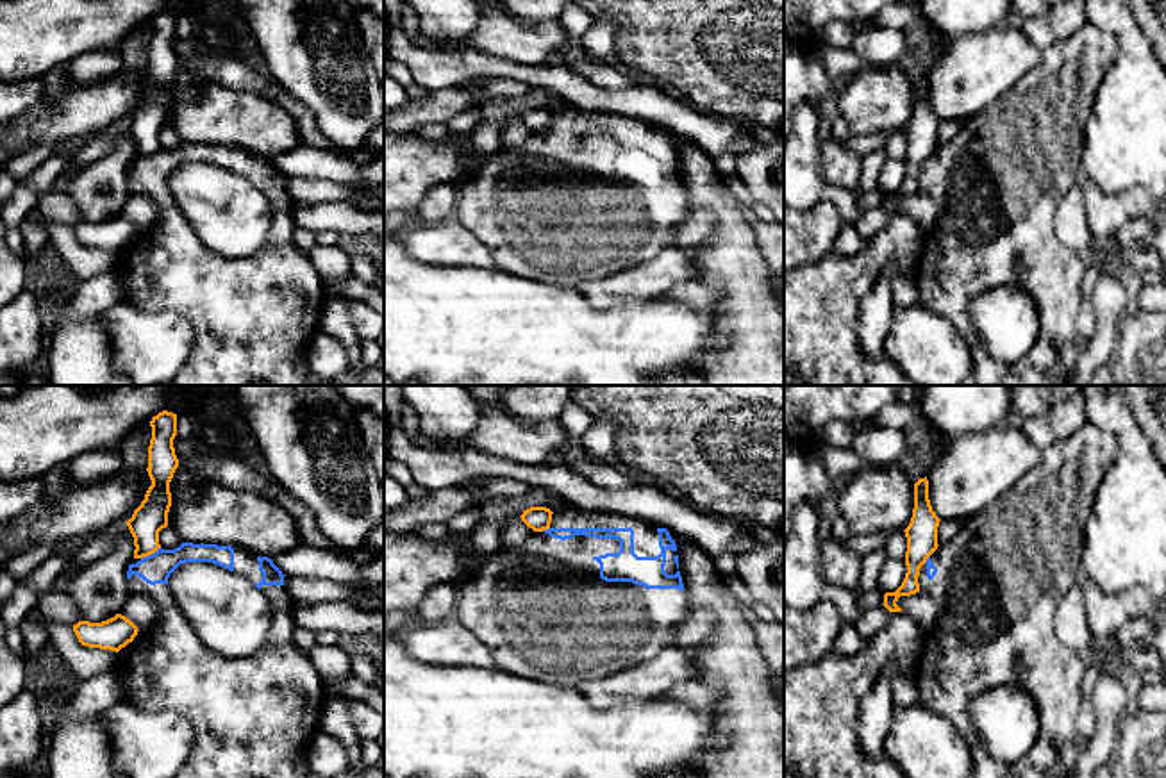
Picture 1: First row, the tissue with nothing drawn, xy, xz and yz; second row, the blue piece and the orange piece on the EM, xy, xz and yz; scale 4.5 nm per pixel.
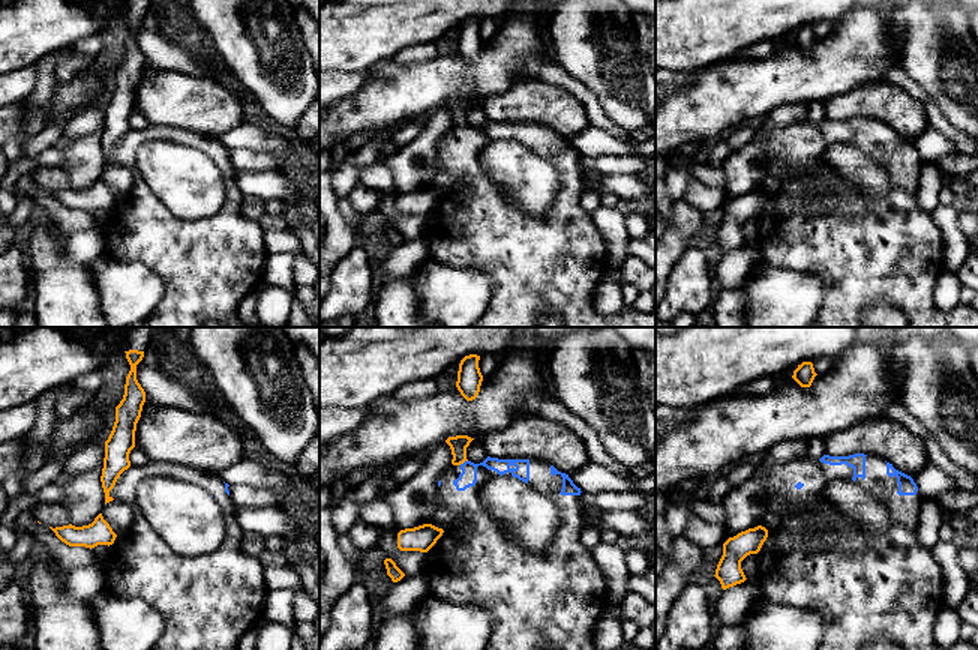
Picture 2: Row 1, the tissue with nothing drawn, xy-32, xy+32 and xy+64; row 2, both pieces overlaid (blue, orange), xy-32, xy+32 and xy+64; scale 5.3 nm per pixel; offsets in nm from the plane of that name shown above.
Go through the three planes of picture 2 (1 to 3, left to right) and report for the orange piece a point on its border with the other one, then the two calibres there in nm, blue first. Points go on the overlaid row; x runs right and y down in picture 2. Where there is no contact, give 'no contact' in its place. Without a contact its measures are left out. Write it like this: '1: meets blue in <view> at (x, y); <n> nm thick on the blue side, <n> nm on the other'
1: no contact
2: meets blue in xy+32 at (464, 463); 90 nm thick on the blue side, 90 nm on the other
3: no contact

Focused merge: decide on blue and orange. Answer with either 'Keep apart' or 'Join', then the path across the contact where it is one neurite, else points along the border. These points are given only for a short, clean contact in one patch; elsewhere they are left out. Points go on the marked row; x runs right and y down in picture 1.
Keep apart. Boundary: xy (159, 546), (141, 559)

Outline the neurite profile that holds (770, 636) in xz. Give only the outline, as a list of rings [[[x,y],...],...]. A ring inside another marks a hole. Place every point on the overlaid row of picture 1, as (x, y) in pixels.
[[[748,614],[748,623],[770,667],[773,689],[784,705],[784,625],[766,623],[752,614]]]

